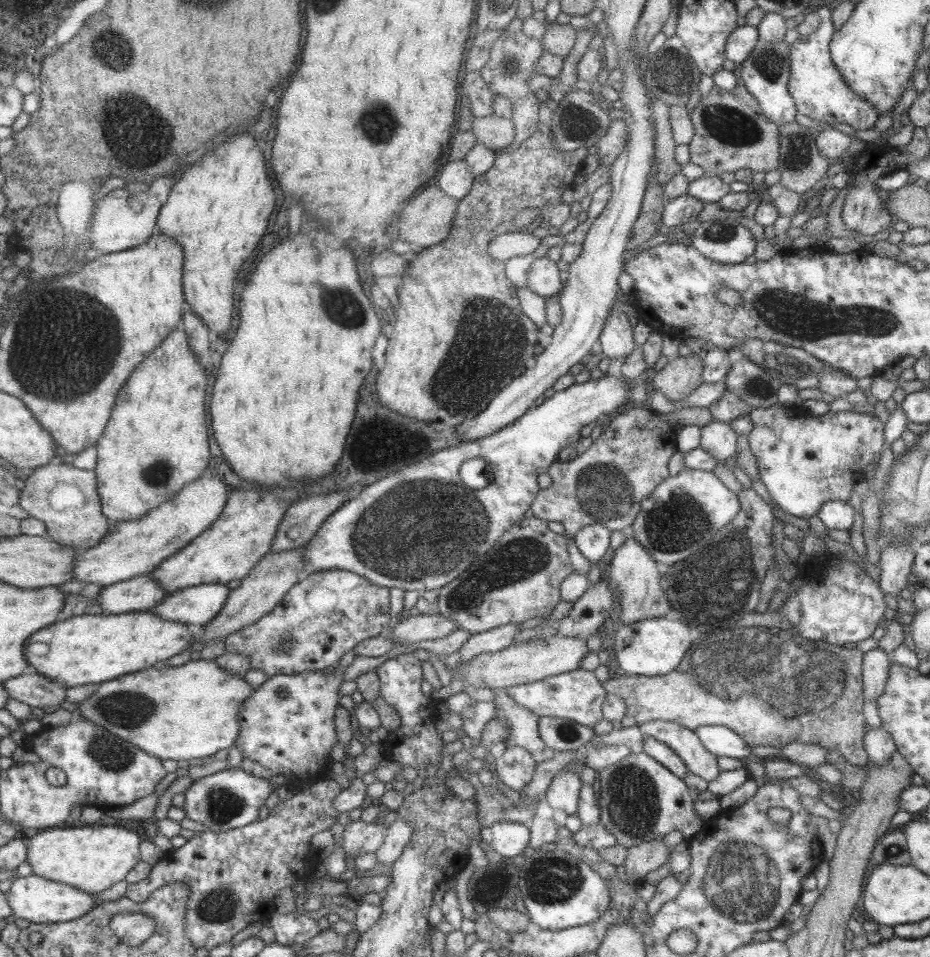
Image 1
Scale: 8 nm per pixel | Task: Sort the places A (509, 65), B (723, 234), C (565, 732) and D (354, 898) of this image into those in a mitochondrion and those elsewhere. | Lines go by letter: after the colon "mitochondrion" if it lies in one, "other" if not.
A: mitochondrion
B: mitochondrion
C: mitochondrion
D: other

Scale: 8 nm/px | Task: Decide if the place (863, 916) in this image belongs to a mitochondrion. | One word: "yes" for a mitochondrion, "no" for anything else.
no

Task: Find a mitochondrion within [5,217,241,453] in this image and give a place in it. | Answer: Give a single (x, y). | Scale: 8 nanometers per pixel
(68, 380)

